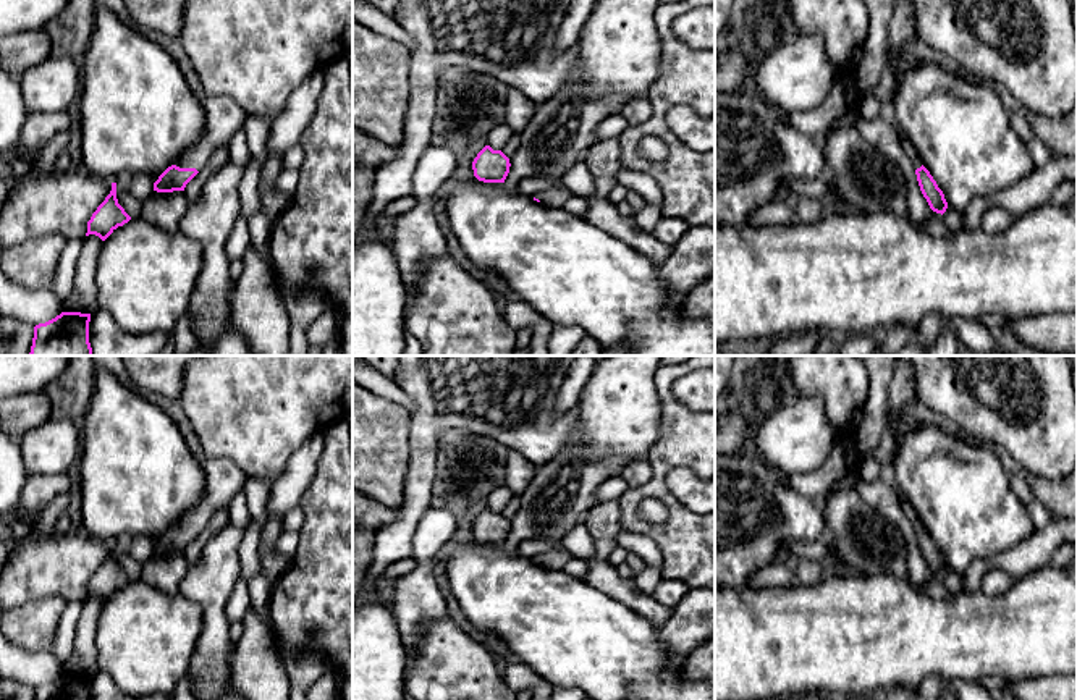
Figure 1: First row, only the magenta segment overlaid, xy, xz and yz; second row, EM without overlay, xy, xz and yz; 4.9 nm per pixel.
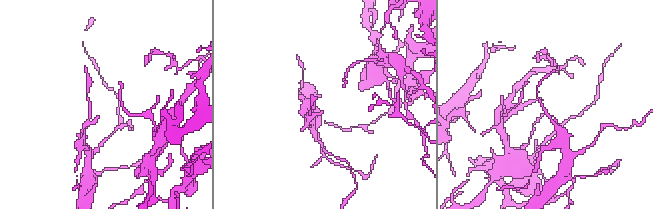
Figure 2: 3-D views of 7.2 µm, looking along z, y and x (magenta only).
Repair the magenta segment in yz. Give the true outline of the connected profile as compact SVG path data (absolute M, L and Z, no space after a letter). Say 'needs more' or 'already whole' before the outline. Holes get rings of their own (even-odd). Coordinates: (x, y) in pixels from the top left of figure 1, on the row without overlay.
needs more | M906 506L906 514L910 519L917 543L923 559L927 561L930 571L936 576L944 576L948 571L948 564L944 561L943 553L938 550L936 543L930 537L930 533L922 527L919 516L912 511L912 508Z

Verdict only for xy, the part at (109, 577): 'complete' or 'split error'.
complete

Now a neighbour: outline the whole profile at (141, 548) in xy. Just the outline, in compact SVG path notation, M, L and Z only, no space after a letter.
M137 535L137 537L131 538L125 545L125 548L136 561L144 564L146 561L149 561L152 558L154 545L155 545L155 542L150 537Z

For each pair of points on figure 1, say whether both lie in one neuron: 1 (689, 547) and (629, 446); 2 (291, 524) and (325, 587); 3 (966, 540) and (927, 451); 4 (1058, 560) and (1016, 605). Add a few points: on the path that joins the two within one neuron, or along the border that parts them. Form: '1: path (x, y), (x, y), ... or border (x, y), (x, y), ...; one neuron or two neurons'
1: border (658, 422), (658, 438), (644, 458); two neurons
2: border (301, 506), (303, 524), (298, 531); two neurons
3: path (966, 518), (962, 497), (940, 474); one neuron
4: border (1050, 565), (1060, 569); two neurons

